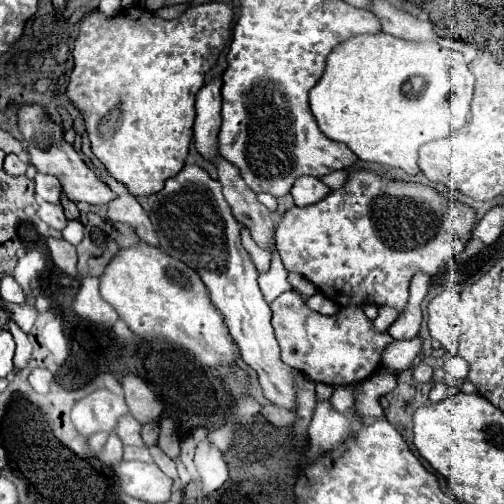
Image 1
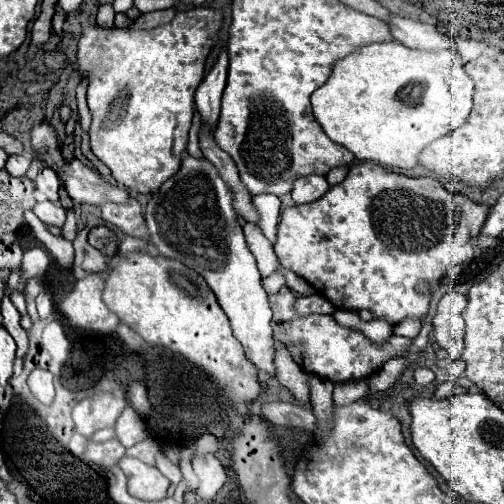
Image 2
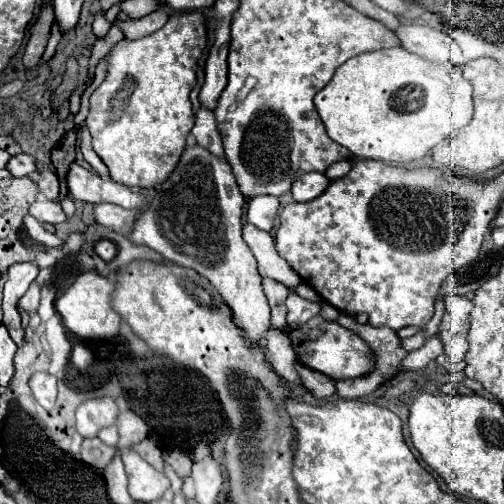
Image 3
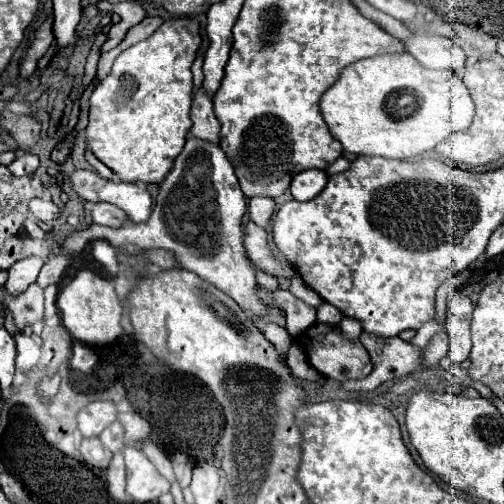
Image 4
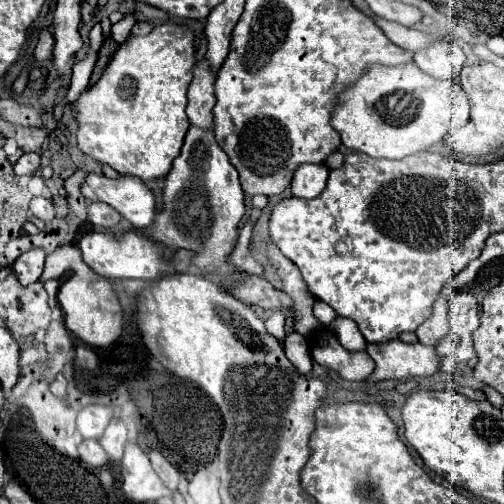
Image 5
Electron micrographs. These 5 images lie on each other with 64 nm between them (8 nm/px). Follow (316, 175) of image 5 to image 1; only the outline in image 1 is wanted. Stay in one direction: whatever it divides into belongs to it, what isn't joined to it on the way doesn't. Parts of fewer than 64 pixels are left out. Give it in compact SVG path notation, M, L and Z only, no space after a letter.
M302 176L296 180L294 188L292 188L292 198L296 206L310 206L320 202L322 198L326 198L330 192L330 188L326 184L322 184L318 178L314 176Z

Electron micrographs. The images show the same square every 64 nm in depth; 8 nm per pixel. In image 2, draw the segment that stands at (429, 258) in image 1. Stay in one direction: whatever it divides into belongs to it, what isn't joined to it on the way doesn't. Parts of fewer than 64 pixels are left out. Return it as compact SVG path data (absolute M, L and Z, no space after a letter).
M356 162L350 166L346 180L330 188L320 200L282 212L274 252L284 268L310 282L336 308L356 312L368 308L376 318L386 316L388 322L398 324L402 318L424 318L428 312L430 294L418 294L418 282L426 280L434 288L450 266L474 258L474 242L486 216L488 206L460 194L450 194L434 178L400 176L372 162Z

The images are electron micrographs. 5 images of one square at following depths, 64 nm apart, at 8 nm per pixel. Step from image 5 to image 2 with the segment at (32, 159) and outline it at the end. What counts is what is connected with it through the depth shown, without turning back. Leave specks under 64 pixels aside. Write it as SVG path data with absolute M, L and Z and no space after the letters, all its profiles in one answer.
M10 156L6 160L6 170L12 174L12 176L24 176L26 170L30 166L30 160L24 158L24 156Z

